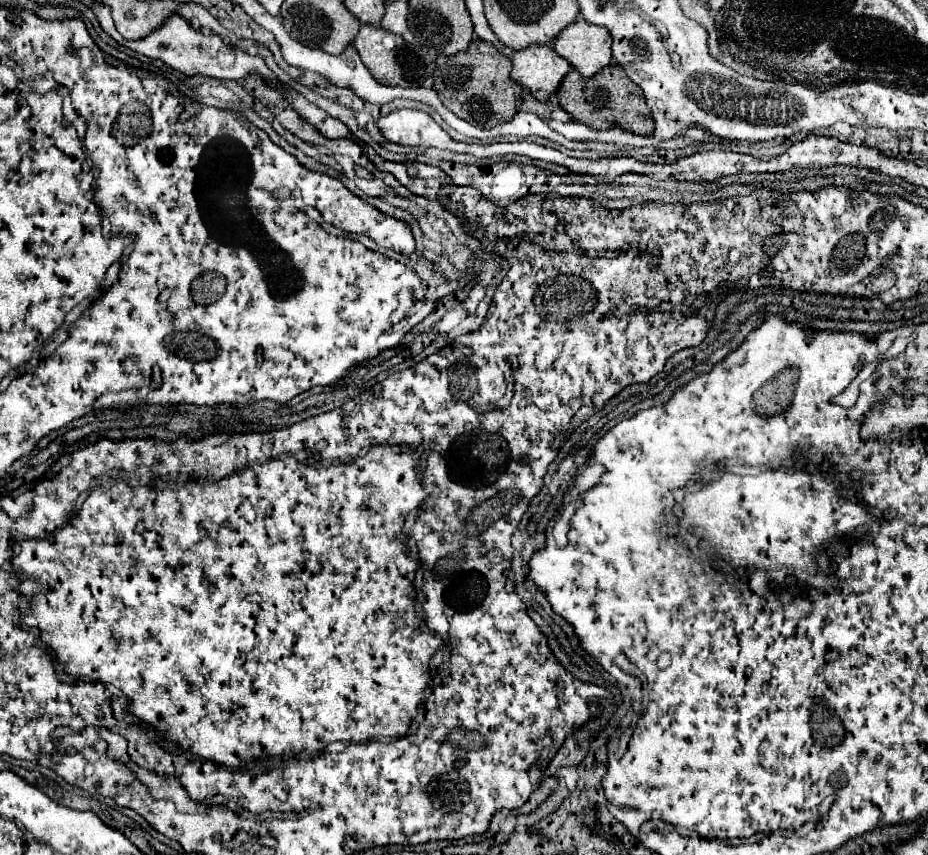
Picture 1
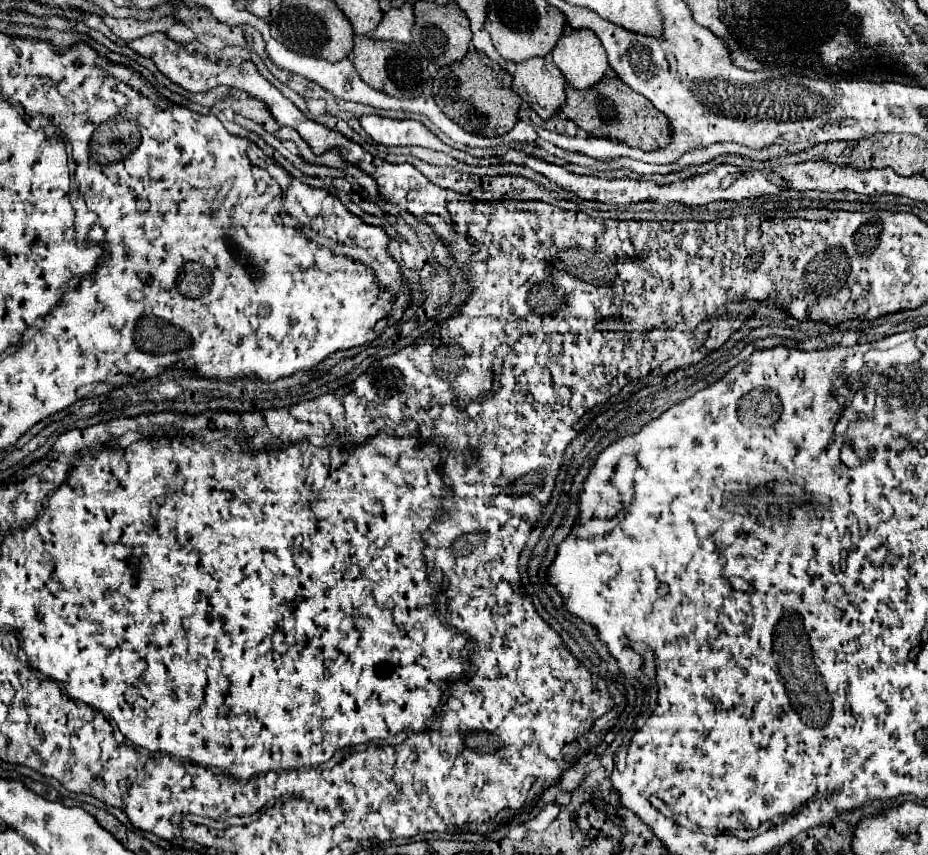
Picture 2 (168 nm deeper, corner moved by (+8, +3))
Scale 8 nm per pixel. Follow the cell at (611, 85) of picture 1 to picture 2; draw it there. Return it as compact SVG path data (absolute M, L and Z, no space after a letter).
M606 74L596 86L588 90L576 90L572 86L566 86L566 104L560 110L590 136L614 138L642 150L656 150L670 142L668 118L660 114L660 110L656 110L652 102L648 102L648 98L626 86L618 76Z

